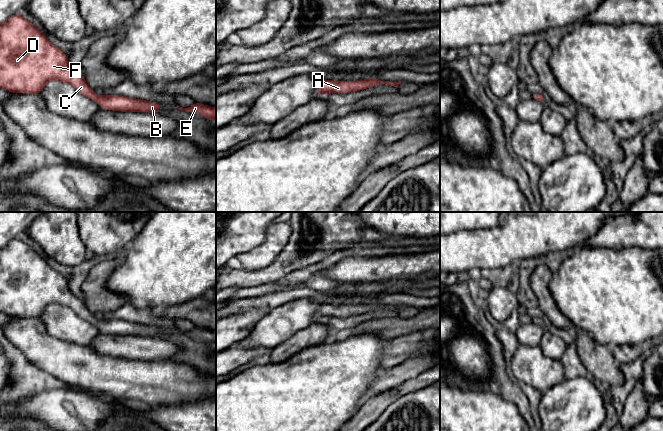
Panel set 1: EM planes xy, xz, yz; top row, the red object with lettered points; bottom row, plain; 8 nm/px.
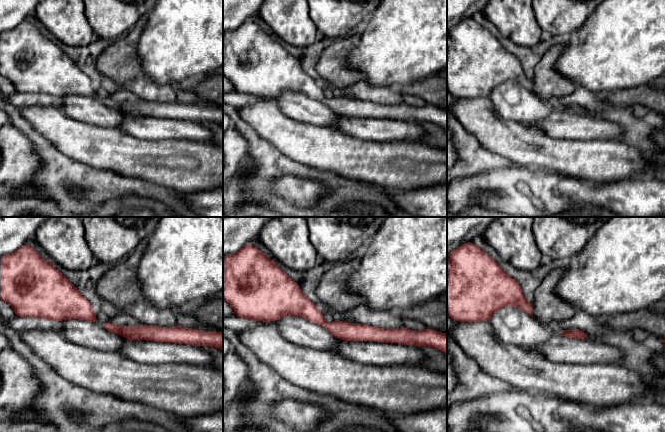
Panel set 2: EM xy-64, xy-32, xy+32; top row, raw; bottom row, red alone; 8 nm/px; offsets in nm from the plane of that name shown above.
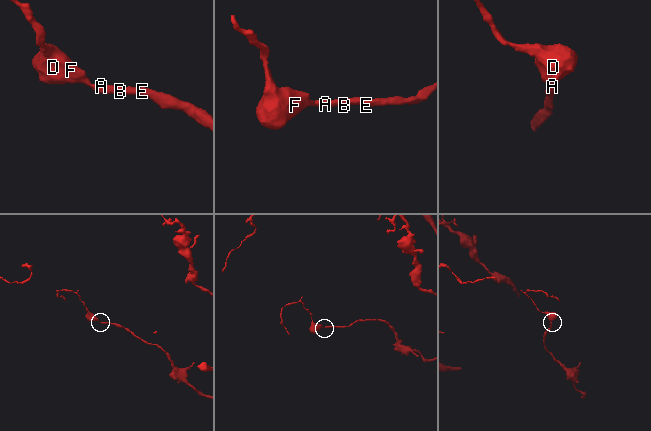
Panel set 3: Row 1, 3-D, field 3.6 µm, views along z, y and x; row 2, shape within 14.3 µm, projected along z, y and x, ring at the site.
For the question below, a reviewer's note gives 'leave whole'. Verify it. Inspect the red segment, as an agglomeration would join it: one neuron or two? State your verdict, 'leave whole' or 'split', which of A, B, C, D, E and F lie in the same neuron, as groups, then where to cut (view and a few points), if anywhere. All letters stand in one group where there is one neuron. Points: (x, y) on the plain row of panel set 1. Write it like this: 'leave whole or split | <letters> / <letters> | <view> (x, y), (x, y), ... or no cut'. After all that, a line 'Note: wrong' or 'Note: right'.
leave whole | A B C D E F | no cut
Note: right

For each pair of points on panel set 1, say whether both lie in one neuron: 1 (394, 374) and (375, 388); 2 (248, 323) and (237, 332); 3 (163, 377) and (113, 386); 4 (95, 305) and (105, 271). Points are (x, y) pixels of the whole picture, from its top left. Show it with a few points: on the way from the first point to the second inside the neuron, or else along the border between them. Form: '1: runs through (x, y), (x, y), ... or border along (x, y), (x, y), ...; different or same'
1: runs through (389, 378), (380, 385); same
2: runs through (245, 324), (240, 329); same
3: runs through (151, 381), (125, 381); same
4: runs through (95, 297), (95, 283), (97, 279); same

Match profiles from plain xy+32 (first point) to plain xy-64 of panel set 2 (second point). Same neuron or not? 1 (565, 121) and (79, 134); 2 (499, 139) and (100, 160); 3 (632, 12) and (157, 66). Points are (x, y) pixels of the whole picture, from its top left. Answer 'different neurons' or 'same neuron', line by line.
1: different neurons
2: same neuron
3: same neuron

